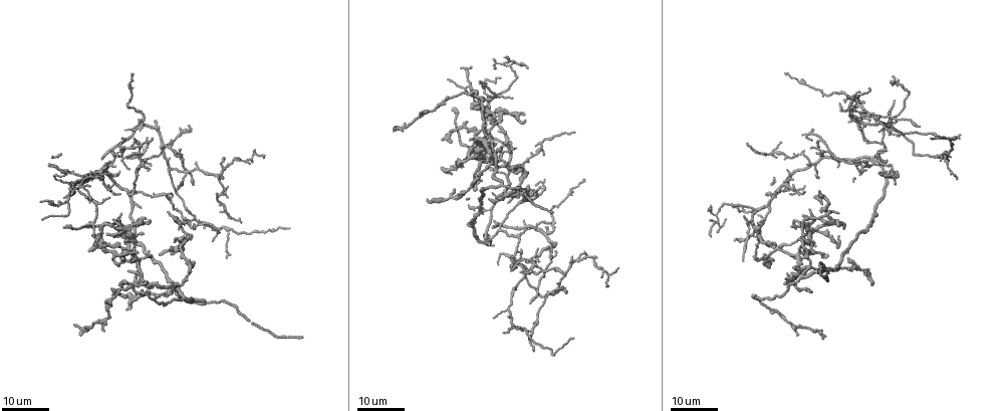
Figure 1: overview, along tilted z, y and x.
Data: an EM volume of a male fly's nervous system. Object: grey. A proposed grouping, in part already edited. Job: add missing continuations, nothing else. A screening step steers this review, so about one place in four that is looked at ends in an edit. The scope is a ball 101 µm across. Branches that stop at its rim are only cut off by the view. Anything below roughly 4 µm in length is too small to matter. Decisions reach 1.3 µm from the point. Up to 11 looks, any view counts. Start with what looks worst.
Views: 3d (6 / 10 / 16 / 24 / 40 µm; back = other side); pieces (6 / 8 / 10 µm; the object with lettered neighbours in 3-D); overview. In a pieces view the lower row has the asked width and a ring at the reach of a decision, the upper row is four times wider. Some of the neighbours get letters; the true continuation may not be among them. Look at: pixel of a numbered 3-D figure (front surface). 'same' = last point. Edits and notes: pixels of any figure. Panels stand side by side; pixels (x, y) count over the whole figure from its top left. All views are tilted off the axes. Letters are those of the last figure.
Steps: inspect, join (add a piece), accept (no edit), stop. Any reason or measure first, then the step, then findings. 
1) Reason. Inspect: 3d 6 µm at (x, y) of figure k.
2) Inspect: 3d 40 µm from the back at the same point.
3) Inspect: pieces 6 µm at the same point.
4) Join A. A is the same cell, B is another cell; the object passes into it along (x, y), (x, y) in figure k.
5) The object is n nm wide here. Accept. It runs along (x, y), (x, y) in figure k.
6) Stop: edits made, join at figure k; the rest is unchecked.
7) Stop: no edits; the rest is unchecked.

Free end. Inspect: 3d 16 µm at (302, 336) of figure 1.

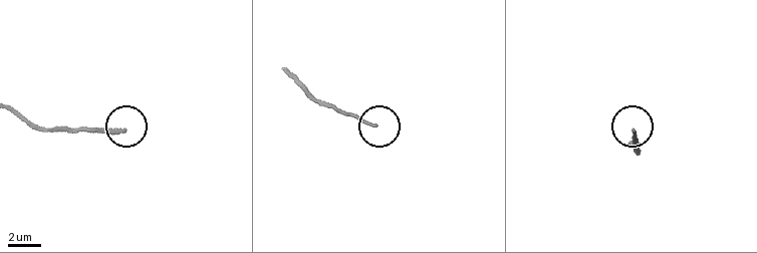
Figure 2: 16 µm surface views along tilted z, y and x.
Inspect: pieces 6 µm at (376, 126) of figure 2.

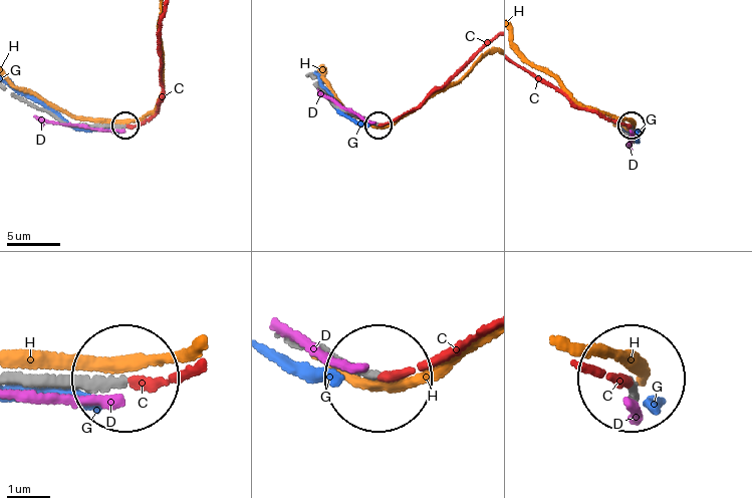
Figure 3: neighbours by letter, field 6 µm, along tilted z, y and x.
Join C. C is the same cell, D, G and H are other cells; the object passes into it along (27, 372), (131, 382), (199, 368) in figure 3; the neuron continues.

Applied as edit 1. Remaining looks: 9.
Free end. Inspect: 3d 16 µm at (427, 200) of figure 1.

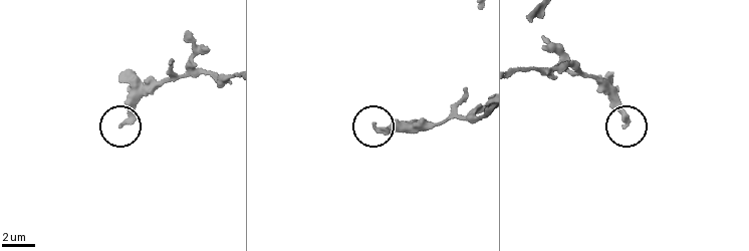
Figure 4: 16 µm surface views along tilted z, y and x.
Inspect: 3d 6 µm at (374, 126) of figure 4.

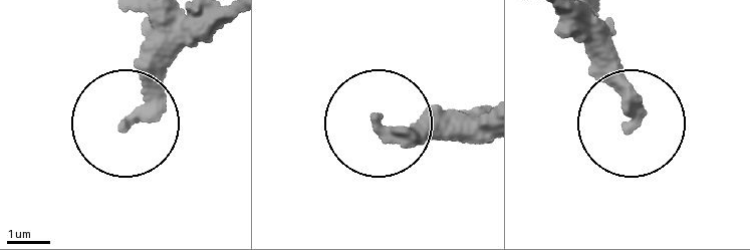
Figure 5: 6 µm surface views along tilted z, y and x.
Inspect: pieces 10 µm at (128, 124) of figure 5.

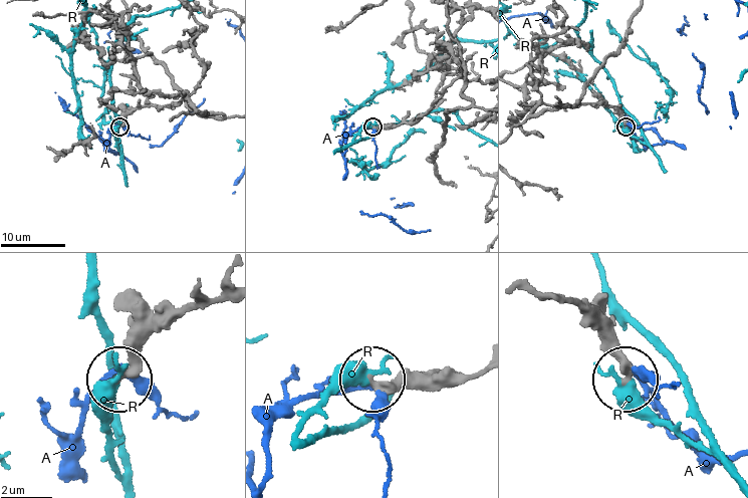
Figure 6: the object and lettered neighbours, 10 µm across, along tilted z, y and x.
Accept. A and R are other cells; it runs along (454, 79), (416, 121), (372, 126) in figure 6; none of them fits.

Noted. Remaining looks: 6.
Branch stops here. Inspect: 3d 24 µm at (143, 234) of figure 1.

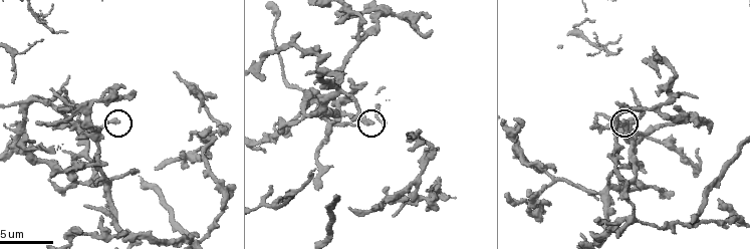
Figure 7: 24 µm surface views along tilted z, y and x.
See the neighbours. Inspect: pieces 6 µm at (624, 121) of figure 7.

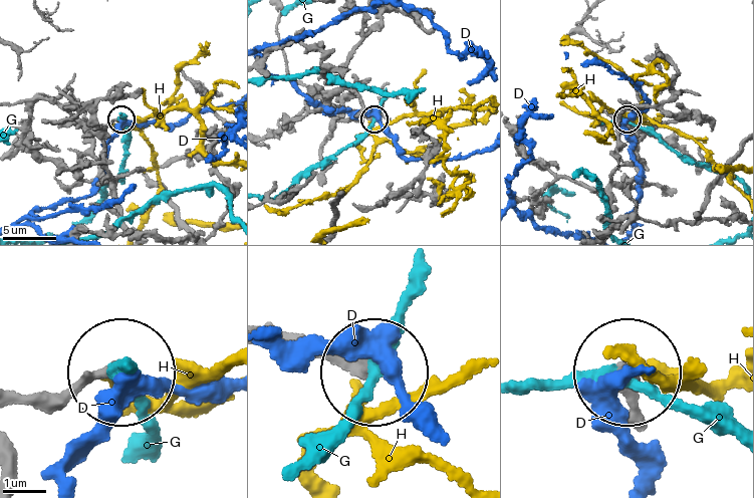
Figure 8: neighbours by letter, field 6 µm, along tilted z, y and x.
Accept. D, G and H are other cells; no lettered piece goes on from it.

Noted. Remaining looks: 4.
An open end. Inspect: pieces 10 µm at (64, 32) of figure 7.

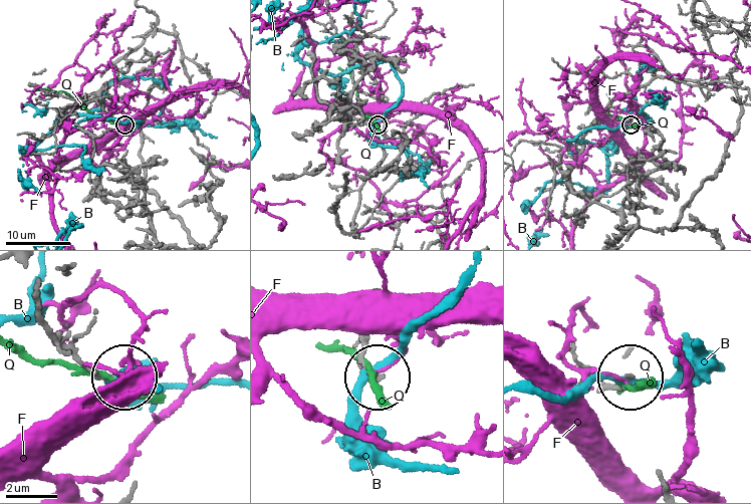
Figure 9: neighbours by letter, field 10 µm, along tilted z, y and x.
Accept. B, F and Q are other cells; none of them fits.

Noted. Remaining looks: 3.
End of a long branch. Inspect: 3d 16 µm at (920, 126) of figure 1.

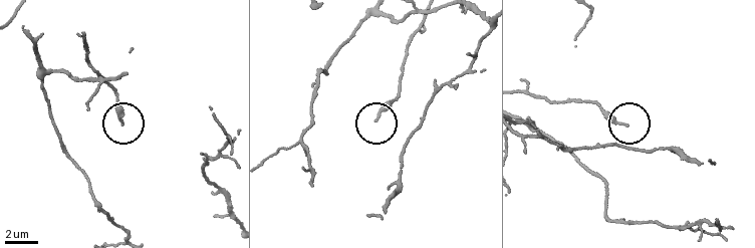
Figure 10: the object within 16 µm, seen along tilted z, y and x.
Inspect: 3d 6 µm at (121, 125) of figure 10.

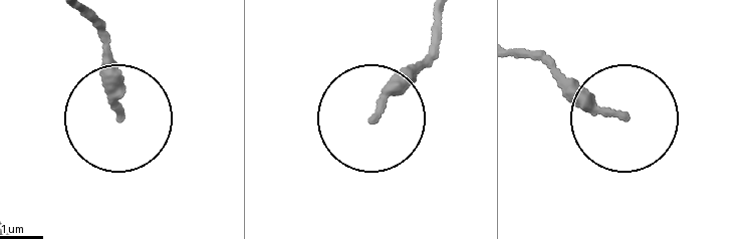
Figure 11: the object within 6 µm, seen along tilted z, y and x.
Inspect: pieces 8 µm at (623, 116) of figure 11.

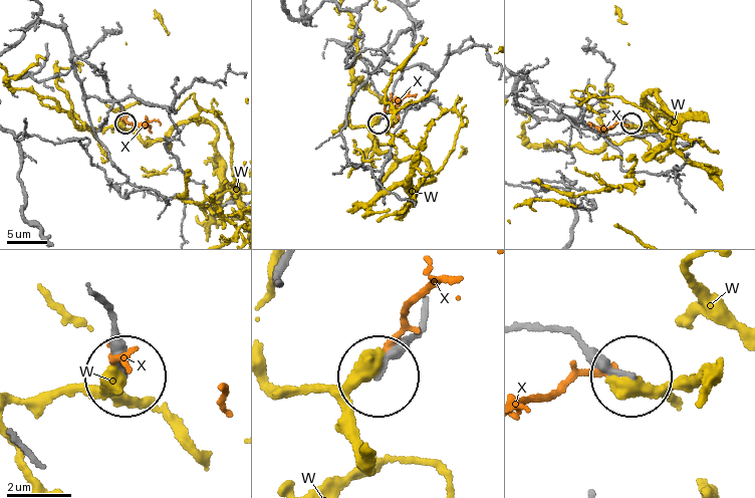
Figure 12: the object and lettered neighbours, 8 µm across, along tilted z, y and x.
Accept. W and X are other cells; it runs along (104, 298), (122, 342), (124, 376) in figure 12; no lettered piece goes on from it.

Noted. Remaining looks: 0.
Stop: edits made, join at figure 3; the rest is unchecked.

